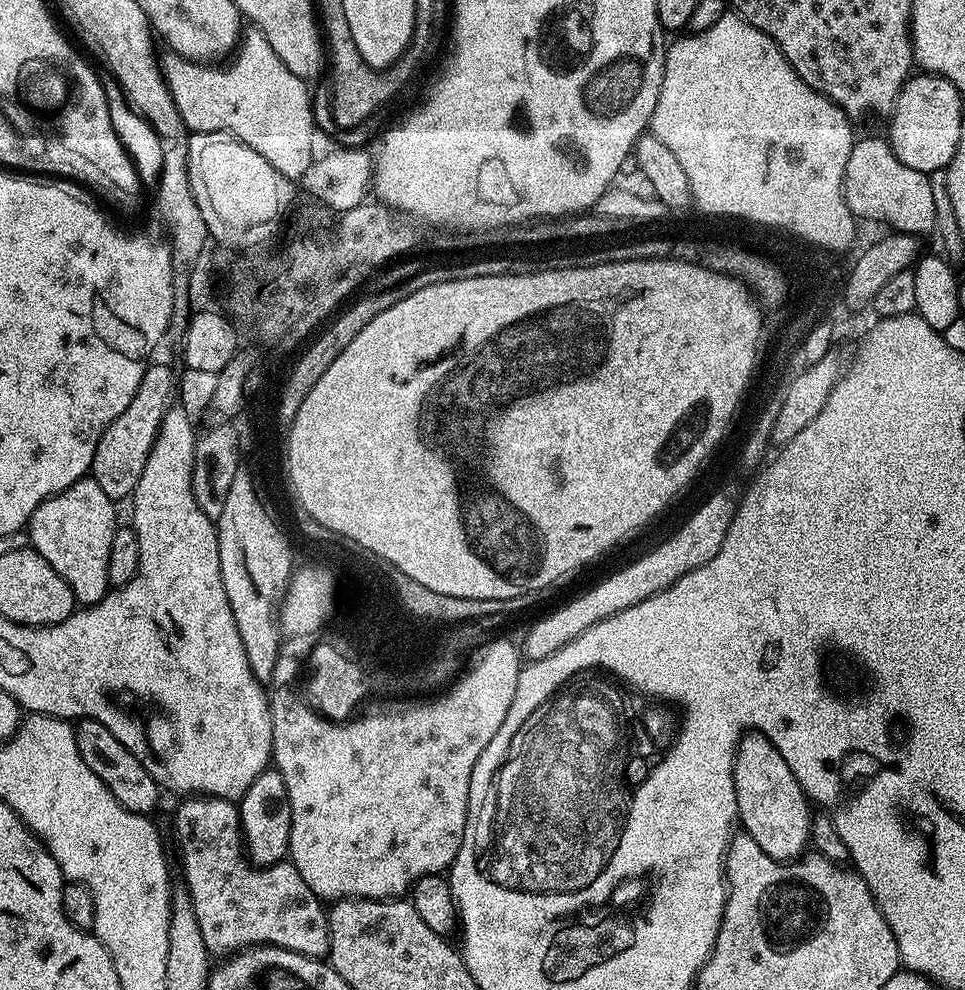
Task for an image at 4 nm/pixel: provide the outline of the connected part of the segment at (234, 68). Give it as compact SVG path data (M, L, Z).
M245 31L234 55L223 66L168 54L160 60L160 69L189 133L229 132L258 150L285 181L303 181L314 159L312 139L316 136L309 85L286 70L261 32Z

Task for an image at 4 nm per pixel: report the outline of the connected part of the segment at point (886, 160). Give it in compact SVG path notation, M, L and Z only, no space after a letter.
M881 137L857 139L853 143L844 175L844 197L847 208L858 220L886 222L901 235L923 236L935 229L930 176L907 167L893 154L891 145Z

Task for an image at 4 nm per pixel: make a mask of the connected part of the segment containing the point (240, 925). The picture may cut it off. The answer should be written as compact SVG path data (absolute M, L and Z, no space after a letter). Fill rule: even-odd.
M189 795L176 808L176 817L173 818L172 824L176 827L176 844L180 847L180 868L184 871L183 887L187 888L194 914L198 918L198 930L202 930L202 942L206 942L209 953L216 958L227 958L243 949L254 948L262 944L271 944L274 948L285 948L291 952L297 952L303 956L315 956L324 958L328 955L328 913L320 897L302 882L298 870L290 862L281 862L278 864L266 864L257 866L251 863L246 855L246 845L244 842L244 831L240 828L240 809L231 800L223 800L217 796L198 796Z

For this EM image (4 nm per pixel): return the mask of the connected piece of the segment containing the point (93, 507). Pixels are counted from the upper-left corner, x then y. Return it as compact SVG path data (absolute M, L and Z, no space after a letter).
M85 478L43 500L27 522L29 545L58 570L66 586L70 586L77 605L97 604L110 591L108 567L110 542L114 542L118 527L116 508L96 480Z

